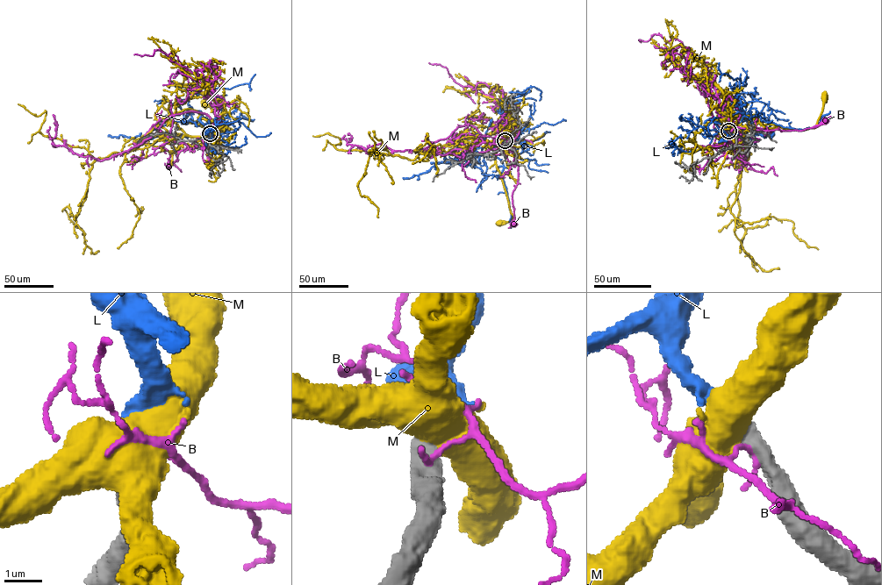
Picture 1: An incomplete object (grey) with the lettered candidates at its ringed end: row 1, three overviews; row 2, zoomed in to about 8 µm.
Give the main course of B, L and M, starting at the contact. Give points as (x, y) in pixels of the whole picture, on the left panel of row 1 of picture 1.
B: (210, 134), (217, 136), (215, 129), (223, 132), (217, 132), (219, 124)
L: (210, 133), (199, 120), (199, 113), (183, 110), (154, 129), (149, 139), (108, 136)
M: (210, 133), (210, 123), (200, 118), (201, 125), (209, 131), (213, 132), (218, 126), (213, 111), (204, 103)

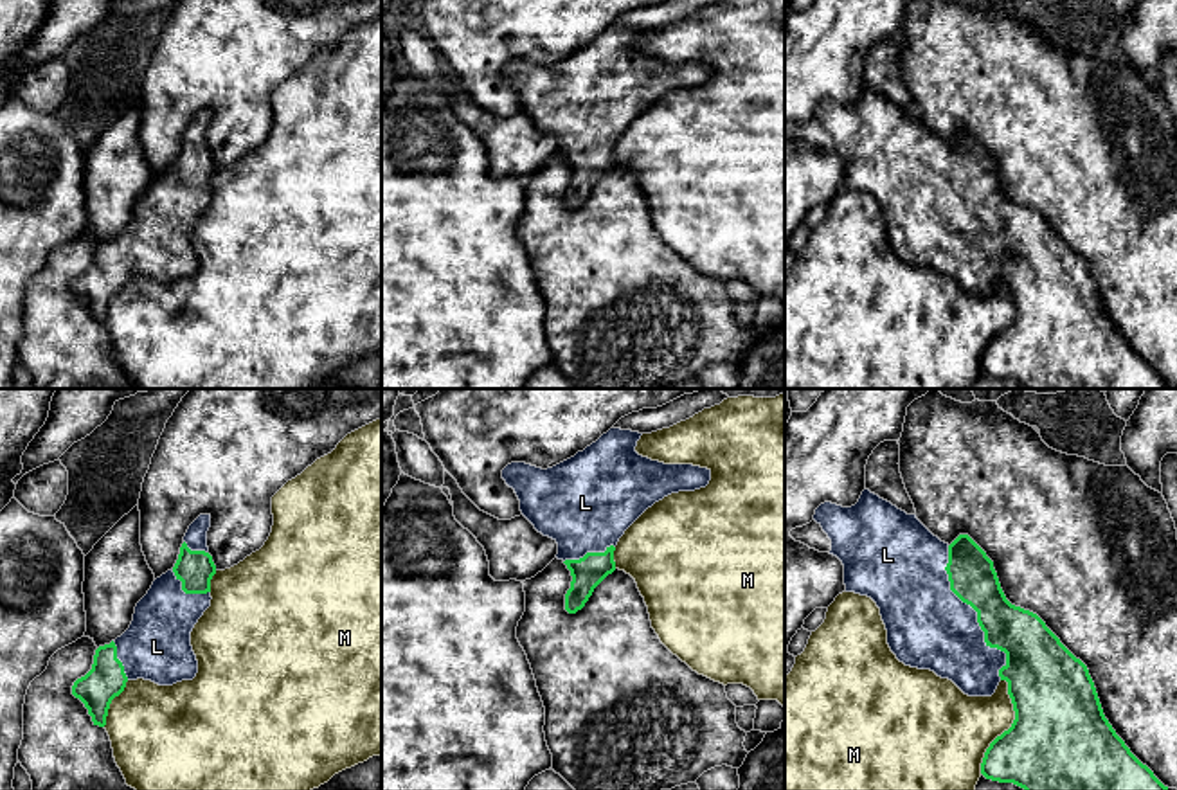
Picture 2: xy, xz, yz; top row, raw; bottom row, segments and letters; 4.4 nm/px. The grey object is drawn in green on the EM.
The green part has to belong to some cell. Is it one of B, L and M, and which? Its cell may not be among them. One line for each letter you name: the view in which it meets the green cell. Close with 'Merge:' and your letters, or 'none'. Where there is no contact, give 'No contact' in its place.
L: Touches green in yz
Merge: L

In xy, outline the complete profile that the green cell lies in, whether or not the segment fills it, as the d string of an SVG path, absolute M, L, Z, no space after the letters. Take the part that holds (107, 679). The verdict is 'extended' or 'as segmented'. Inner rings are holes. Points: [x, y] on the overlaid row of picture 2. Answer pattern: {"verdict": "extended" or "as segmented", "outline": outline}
{"verdict": "extended", "outline": "M200 515L189 525L175 567L157 578L137 603L130 628L99 646L92 669L74 682L72 695L85 704L94 725L106 725L110 704L128 680L173 686L196 677L191 632L211 606L216 574L207 547L209 527L211 515Z"}

